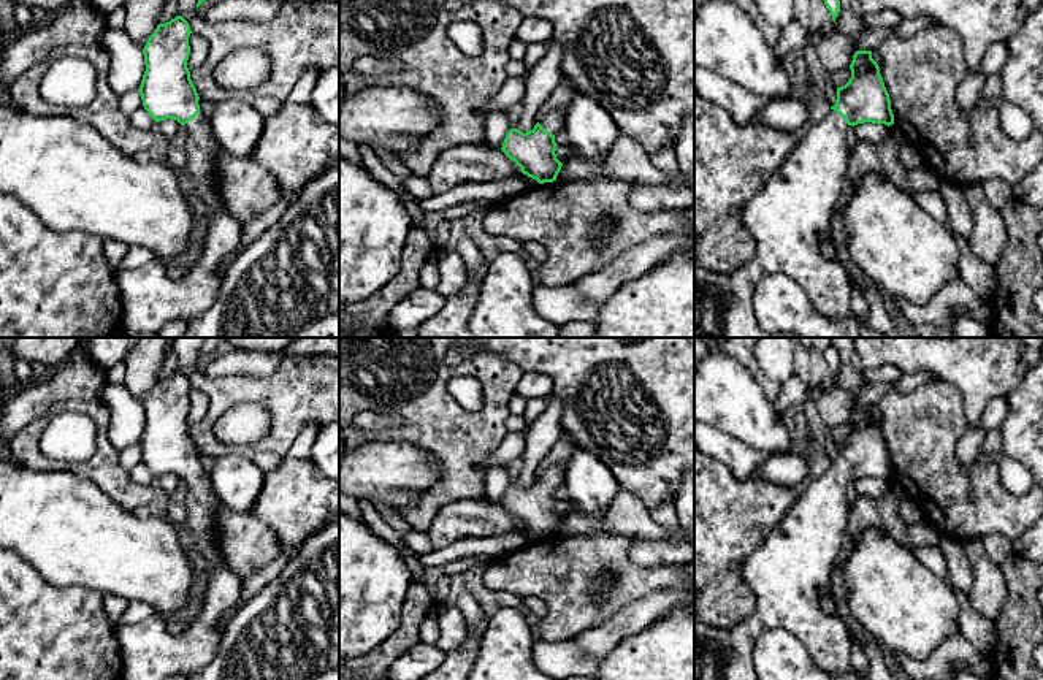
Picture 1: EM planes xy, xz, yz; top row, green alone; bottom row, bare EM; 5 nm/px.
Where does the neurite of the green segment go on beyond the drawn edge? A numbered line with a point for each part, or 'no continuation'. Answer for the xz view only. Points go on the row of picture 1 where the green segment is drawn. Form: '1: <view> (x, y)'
1: xz (552, 121)

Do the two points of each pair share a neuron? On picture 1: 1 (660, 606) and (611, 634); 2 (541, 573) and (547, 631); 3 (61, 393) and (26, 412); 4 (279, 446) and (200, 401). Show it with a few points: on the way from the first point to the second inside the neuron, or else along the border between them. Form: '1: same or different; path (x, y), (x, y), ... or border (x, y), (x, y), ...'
1: same; path (647, 611), (623, 625)
2: same; path (555, 587), (555, 617)
3: same; path (53, 393), (45, 393), (34, 404)
4: different; border (195, 387), (206, 395), (208, 411), (191, 427)

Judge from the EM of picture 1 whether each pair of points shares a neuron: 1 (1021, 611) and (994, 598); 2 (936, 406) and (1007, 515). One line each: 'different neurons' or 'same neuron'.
1: different neurons
2: same neuron

